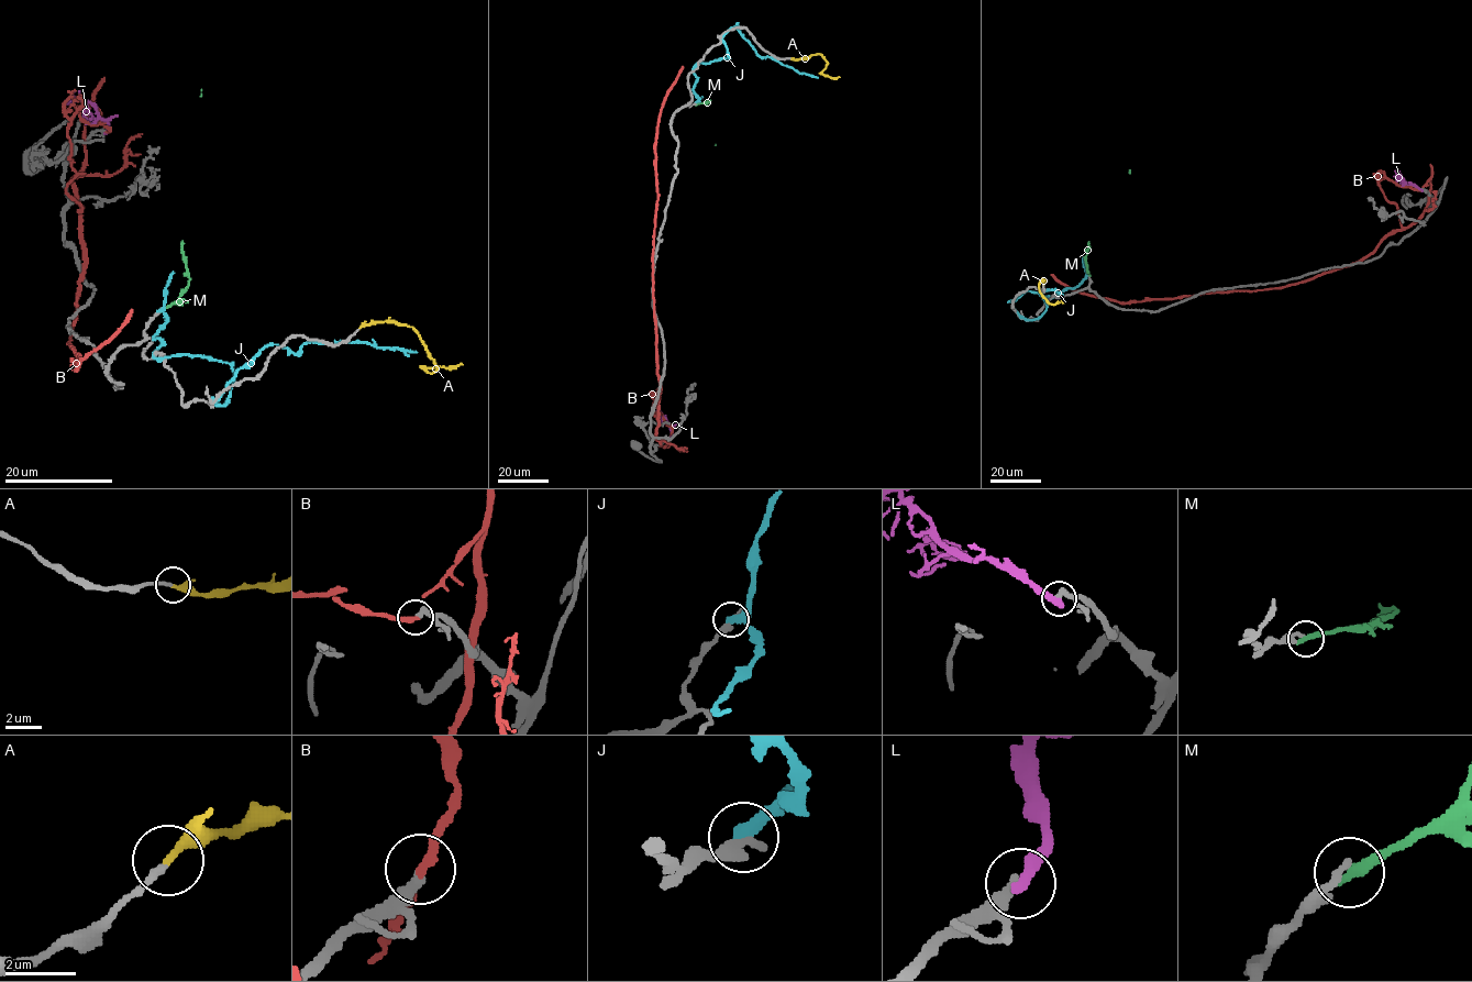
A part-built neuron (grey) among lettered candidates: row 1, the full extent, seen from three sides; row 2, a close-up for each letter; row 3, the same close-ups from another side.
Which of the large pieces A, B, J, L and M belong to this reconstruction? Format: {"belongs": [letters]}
{"belongs": ["A", "L"]}

